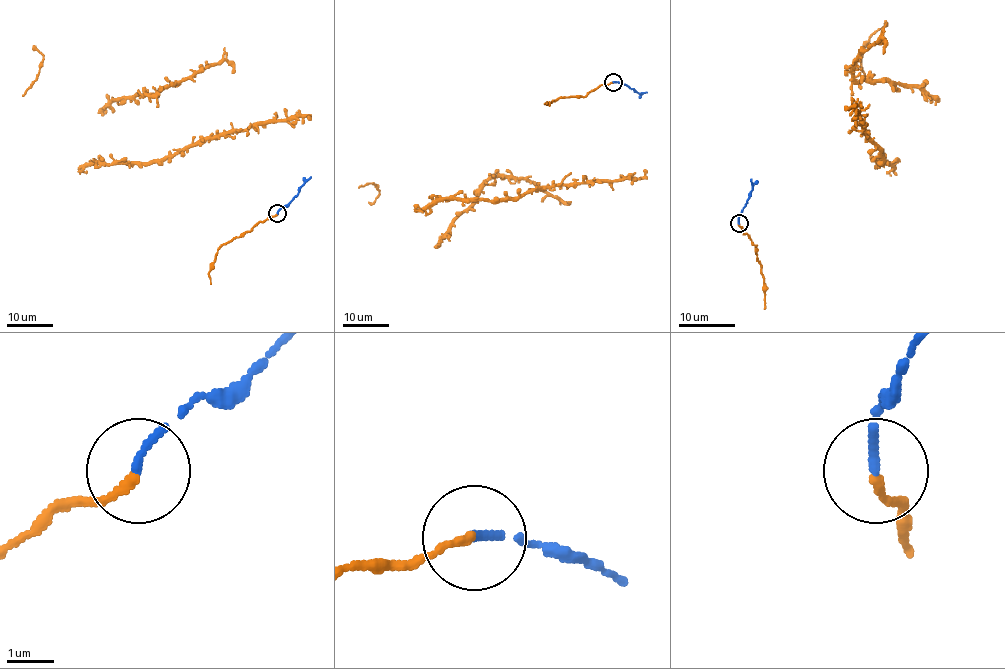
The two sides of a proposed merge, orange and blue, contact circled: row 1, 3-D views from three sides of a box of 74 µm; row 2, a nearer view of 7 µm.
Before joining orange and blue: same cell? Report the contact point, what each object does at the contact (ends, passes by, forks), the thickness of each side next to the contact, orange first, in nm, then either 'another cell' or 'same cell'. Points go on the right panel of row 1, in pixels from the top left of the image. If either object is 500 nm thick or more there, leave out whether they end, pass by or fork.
at (739, 223); orange ends there; blue ends there; 170 nm thick on the orange side, 180 nm on the other; same cell

